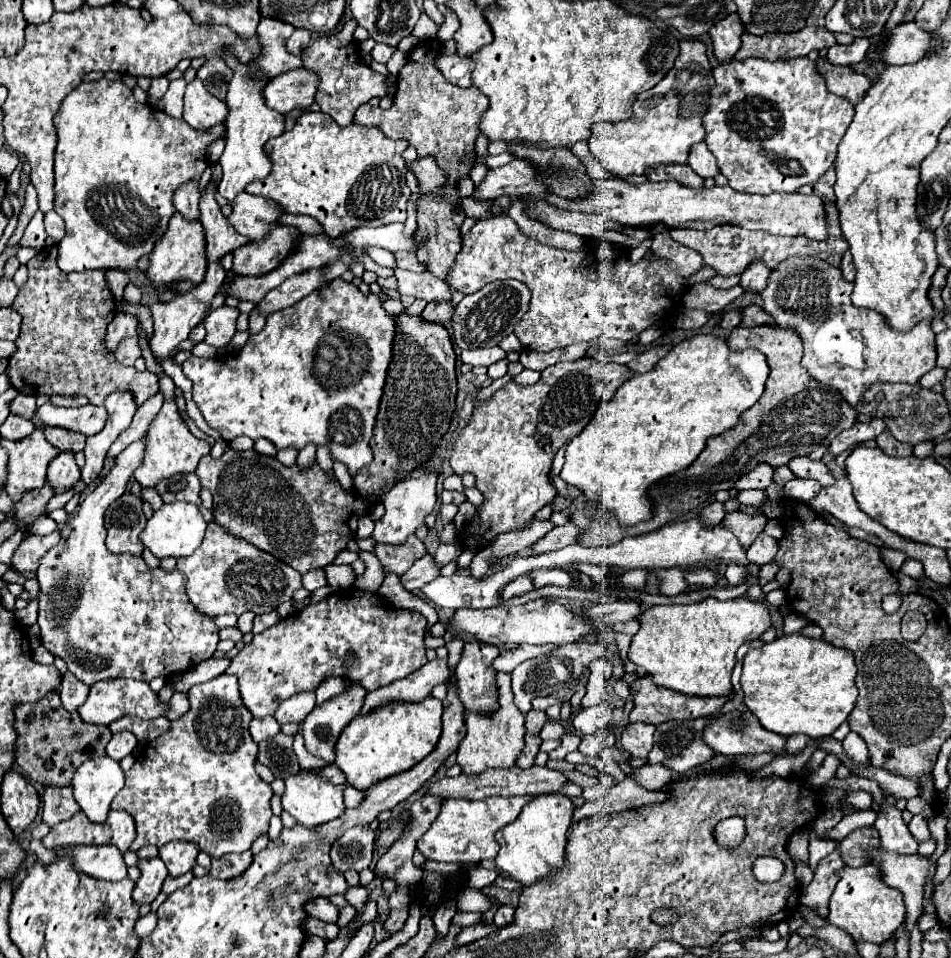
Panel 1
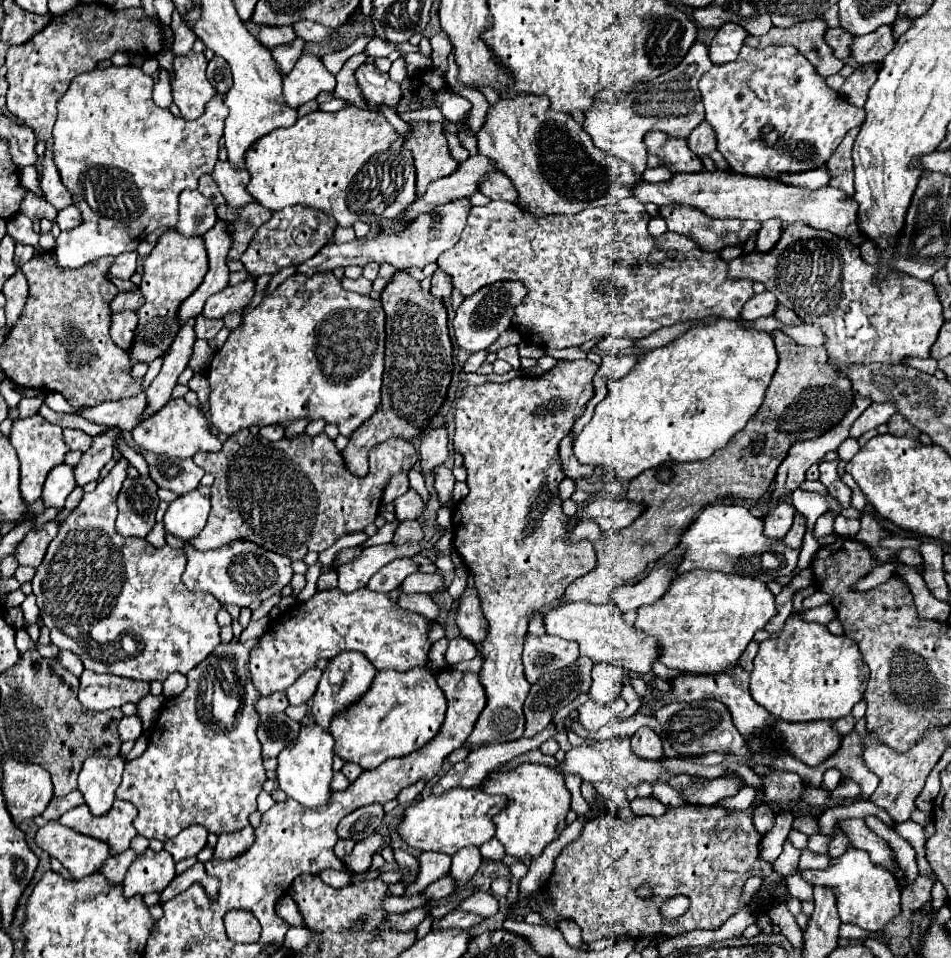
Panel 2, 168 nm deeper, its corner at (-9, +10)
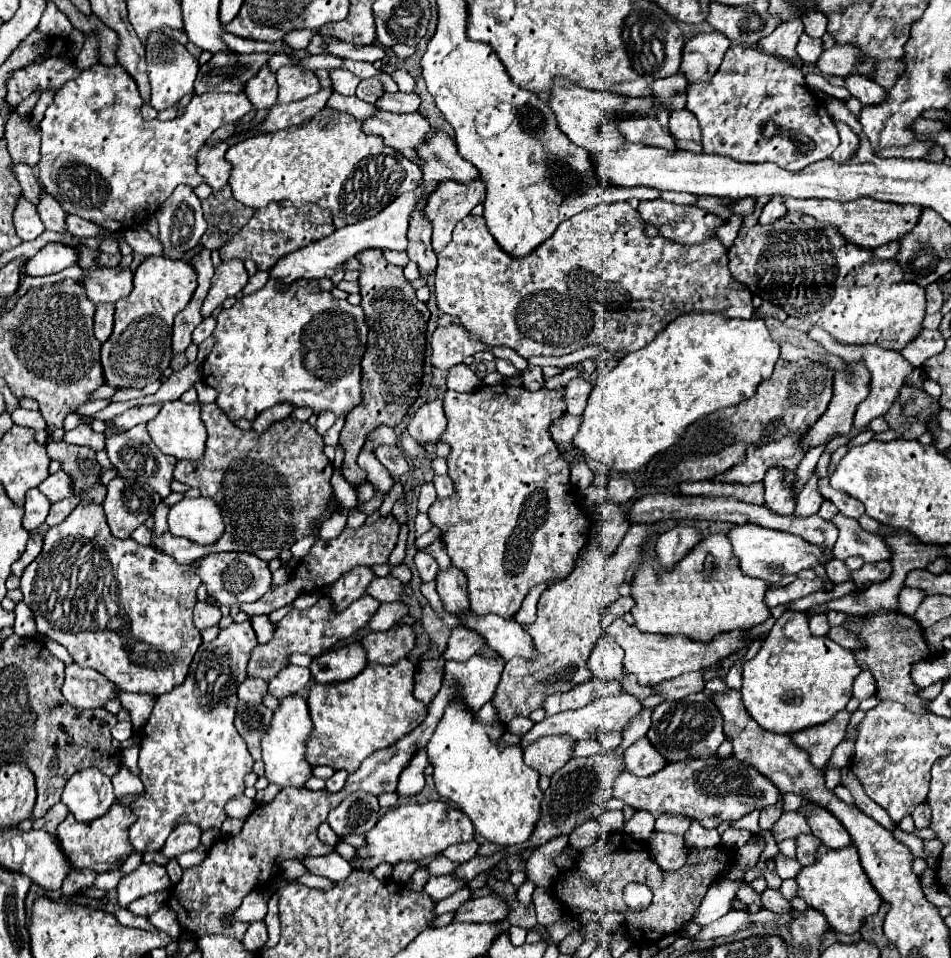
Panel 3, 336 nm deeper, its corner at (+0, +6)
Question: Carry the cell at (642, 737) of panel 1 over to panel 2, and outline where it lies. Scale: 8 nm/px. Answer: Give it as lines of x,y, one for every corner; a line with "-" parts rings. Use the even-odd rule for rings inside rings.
642,726
634,736
632,736
632,752
640,758
648,758
648,760
658,760
662,758
664,750
662,750
662,740
660,736
650,728
650,726

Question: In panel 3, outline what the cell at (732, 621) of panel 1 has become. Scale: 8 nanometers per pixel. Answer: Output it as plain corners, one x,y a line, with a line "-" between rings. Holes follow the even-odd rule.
711,534
705,536
685,558
681,558
673,568
665,570
657,558
651,562
643,562
631,580
631,598
635,600
635,608
631,610
635,618
635,626
641,632
661,632
661,634
683,634
697,642
709,642
719,632
729,630
747,630
761,622
765,622
771,614
769,608
763,604
763,594
767,590
767,584
759,578
749,578
737,570
737,562
733,562
733,546
729,546
729,538
725,534
-
701,558
719,558
717,572
713,576
705,576
701,570

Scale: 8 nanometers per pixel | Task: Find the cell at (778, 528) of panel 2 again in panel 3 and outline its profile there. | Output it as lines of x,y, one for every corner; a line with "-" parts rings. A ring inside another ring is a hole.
769,468
765,474
765,506
775,514
793,514
795,510
795,496
783,484
785,468

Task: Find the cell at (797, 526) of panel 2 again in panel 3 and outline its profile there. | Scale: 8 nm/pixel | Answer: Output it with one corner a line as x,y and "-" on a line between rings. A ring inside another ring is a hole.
813,472
813,476
805,482
803,490
797,494
795,516
813,516
813,514
819,512
819,506
821,506
823,498
817,490
817,482
819,482
819,476
817,476
817,472

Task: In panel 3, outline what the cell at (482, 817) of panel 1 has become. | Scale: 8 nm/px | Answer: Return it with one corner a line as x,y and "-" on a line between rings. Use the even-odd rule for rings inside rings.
425,802
425,804
399,804
393,806
375,826
365,834
365,846
357,848
355,858
351,860
353,870
373,872
381,862
391,866
399,862
421,862
441,854
447,846
457,842
467,842
475,836
475,830
469,818
455,808
449,808
445,802

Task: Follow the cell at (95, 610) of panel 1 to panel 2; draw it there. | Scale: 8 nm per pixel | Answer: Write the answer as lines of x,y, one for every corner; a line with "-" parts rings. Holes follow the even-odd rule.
126,458
118,460
108,476
98,482
96,490
84,494
78,508
60,524
58,536
50,542
46,556
32,578
32,588
40,616
50,630
52,644
60,650
74,652
86,670
138,678
144,682
164,682
172,672
186,674
198,666
198,662
208,658
220,644
216,614
222,604
212,594
194,594
184,586
184,550
174,550
168,544
164,548
154,548
142,538
124,538
116,532
116,501
122,482
128,478
128,466
130,462
126,462

